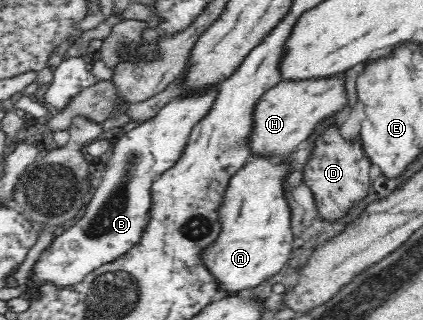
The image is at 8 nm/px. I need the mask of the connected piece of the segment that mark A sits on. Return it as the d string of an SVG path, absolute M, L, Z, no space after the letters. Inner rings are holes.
M254 157L230 178L217 209L220 235L200 253L200 262L209 271L222 297L238 296L244 290L250 291L262 286L264 281L272 280L274 275L280 273L286 261L289 261L294 245L291 231L294 222L289 219L289 205L282 190L282 178L286 172L287 167L282 160Z

